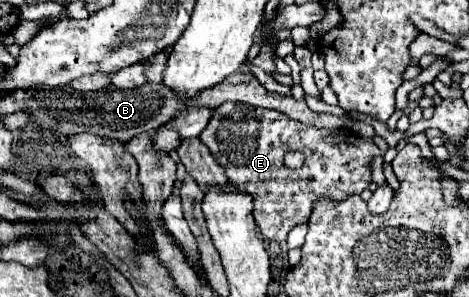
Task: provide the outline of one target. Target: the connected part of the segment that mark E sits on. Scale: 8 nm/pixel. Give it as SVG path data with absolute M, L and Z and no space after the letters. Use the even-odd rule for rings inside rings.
M226 102L224 106L216 108L208 126L202 130L200 140L210 148L216 162L224 168L228 182L236 186L238 190L244 190L252 194L254 198L254 220L266 240L274 240L278 244L286 242L288 232L298 226L306 224L312 214L312 204L318 198L328 198L334 202L340 202L352 194L360 194L368 188L372 180L370 162L376 156L384 156L384 152L372 142L350 128L316 128L316 126L300 126L300 122L288 118L286 114L280 114L276 110L256 108L248 106L244 102ZM290 150L298 150L306 154L306 162L302 168L292 170L284 166L284 154Z

